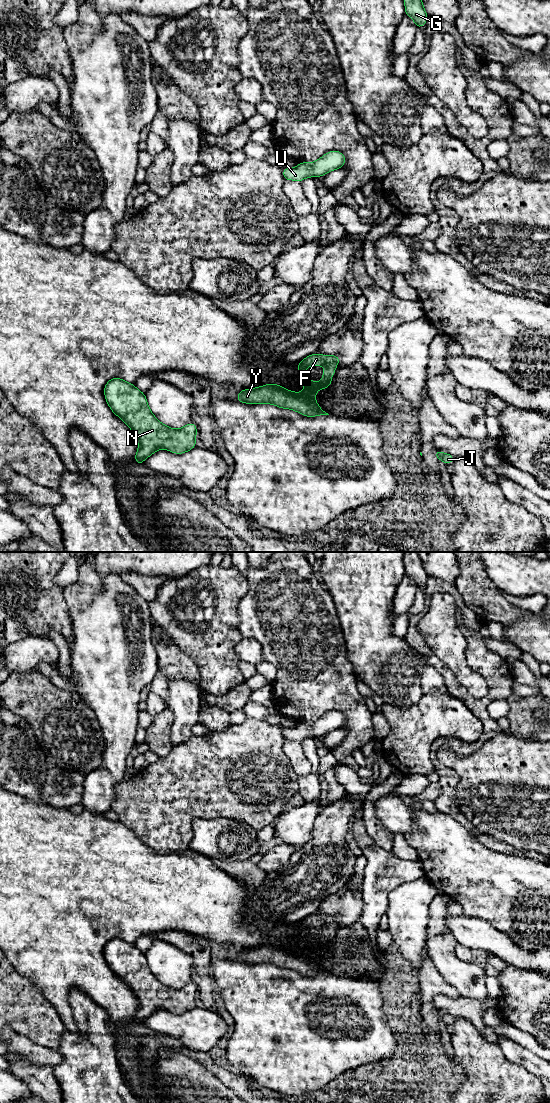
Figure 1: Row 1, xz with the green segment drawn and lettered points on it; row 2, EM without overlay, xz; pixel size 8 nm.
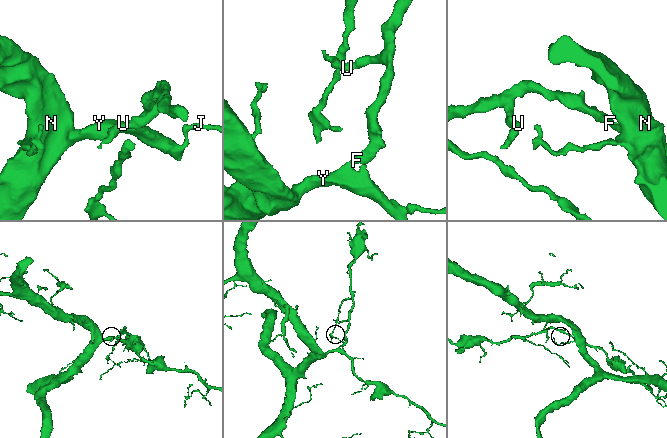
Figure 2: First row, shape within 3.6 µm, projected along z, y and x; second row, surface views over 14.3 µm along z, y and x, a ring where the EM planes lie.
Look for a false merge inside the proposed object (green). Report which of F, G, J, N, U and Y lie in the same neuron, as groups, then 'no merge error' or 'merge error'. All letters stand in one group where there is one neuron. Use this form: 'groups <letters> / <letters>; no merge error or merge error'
groups F G J N U Y; no merge error

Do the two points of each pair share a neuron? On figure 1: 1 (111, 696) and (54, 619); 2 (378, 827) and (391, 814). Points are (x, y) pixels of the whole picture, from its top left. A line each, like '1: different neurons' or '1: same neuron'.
1: different neurons
2: different neurons

